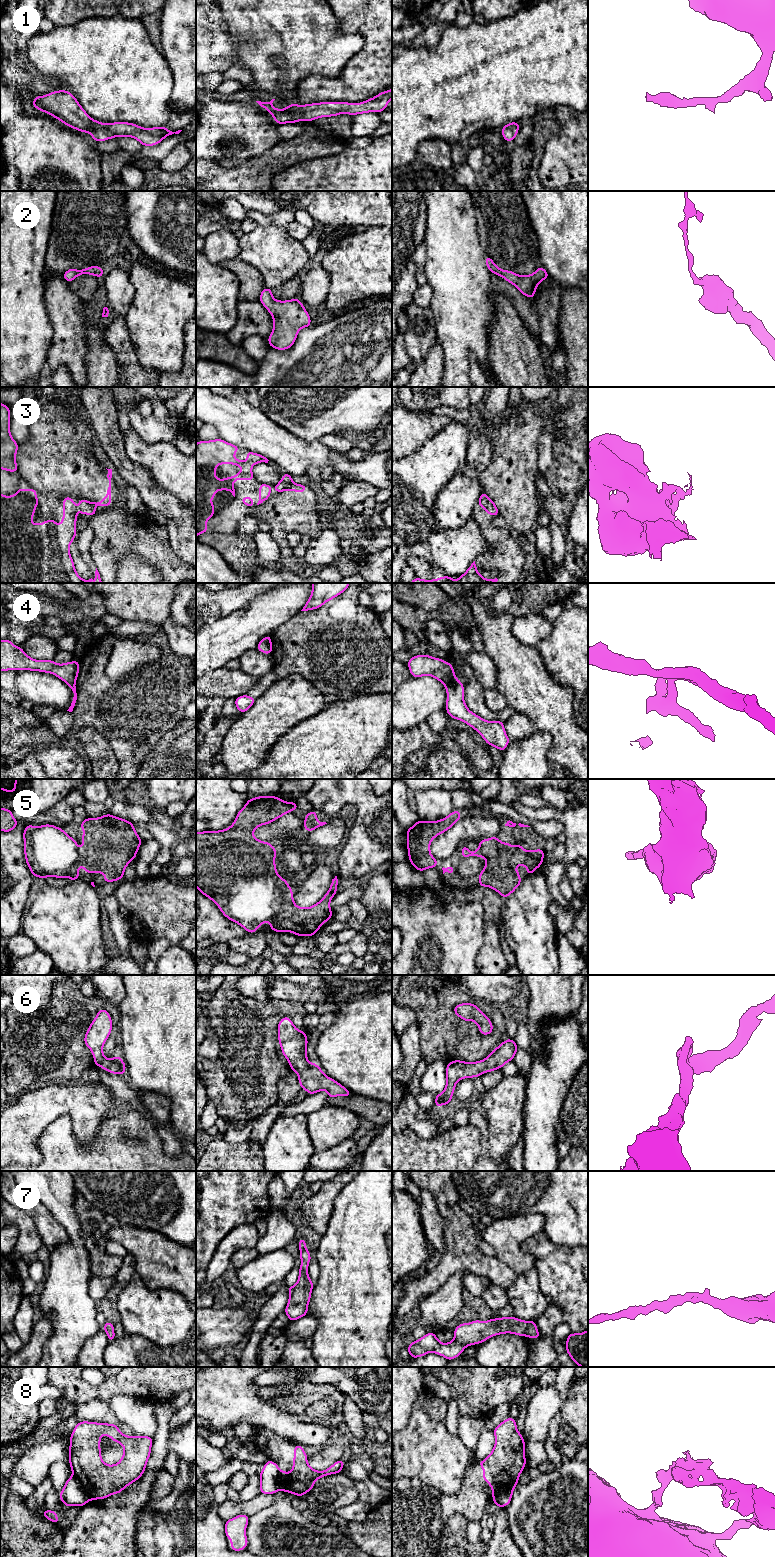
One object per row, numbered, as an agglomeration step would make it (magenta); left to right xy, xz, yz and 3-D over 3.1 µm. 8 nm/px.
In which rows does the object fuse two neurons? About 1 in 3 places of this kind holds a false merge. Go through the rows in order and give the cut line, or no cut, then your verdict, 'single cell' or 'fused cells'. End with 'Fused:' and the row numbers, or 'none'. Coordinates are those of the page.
1: cut none; single cell
2: cut none; single cell
3: cut xz (292, 482), (283, 490); fused cells
4: cut yz (454, 677), (444, 684); fused cells
5: cut none; single cell
6: cut none; single cell
7: cut none; single cell
8: cut yz (514, 1485), (506, 1489), (496, 1487), (492, 1496); fused cells
Fused: 3, 4, 8

